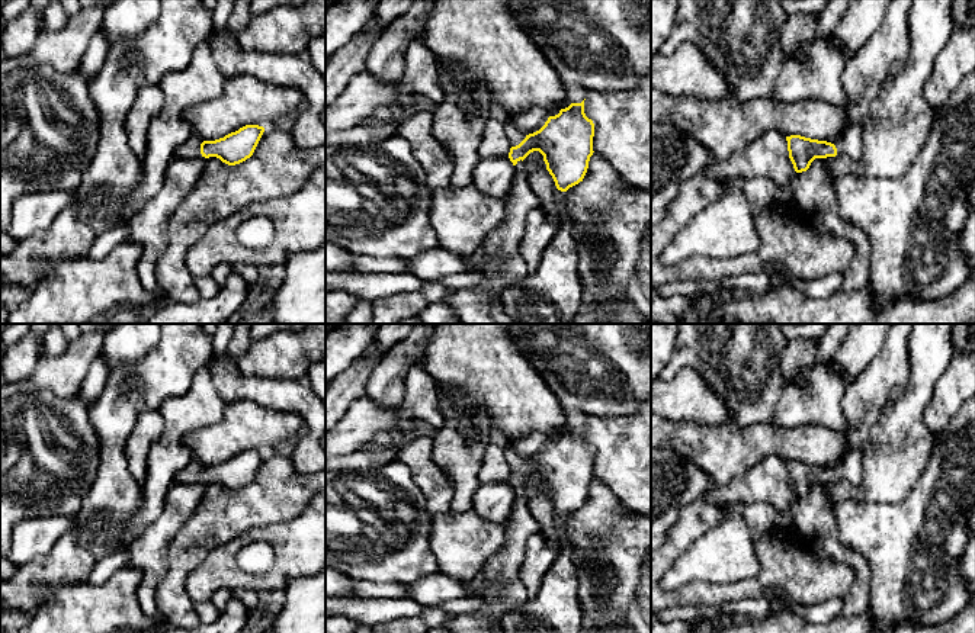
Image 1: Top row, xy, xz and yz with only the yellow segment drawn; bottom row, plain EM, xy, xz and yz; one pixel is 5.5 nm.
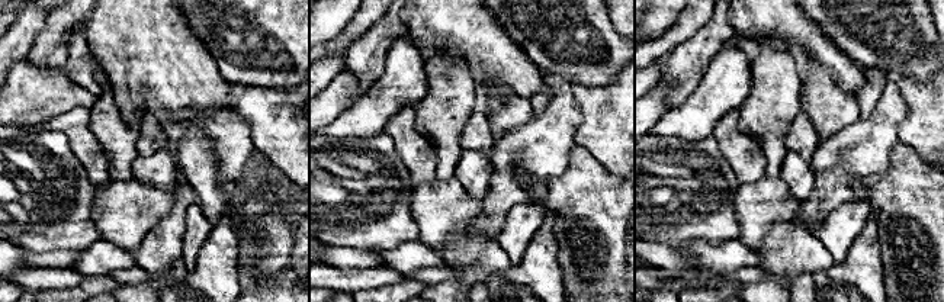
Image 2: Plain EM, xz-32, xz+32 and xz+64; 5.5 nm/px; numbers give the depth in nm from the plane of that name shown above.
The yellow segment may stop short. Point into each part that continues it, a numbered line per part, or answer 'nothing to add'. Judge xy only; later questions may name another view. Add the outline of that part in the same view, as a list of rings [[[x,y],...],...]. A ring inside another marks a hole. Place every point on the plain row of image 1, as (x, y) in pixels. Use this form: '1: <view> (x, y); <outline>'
1: xy (191, 474); [[[192,457],[190,462],[180,472],[176,473],[174,482],[185,485],[205,483],[201,479],[202,467],[203,465],[196,457]]]

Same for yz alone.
1: yz (852, 469); [[[849,450],[834,470],[837,481],[843,479],[854,486],[860,485],[865,475],[863,450]]]

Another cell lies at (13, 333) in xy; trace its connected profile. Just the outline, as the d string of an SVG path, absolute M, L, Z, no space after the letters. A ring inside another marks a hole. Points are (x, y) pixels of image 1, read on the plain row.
M10 324L1 334L3 343L10 347L16 344L20 338L23 338L31 325L29 324Z

